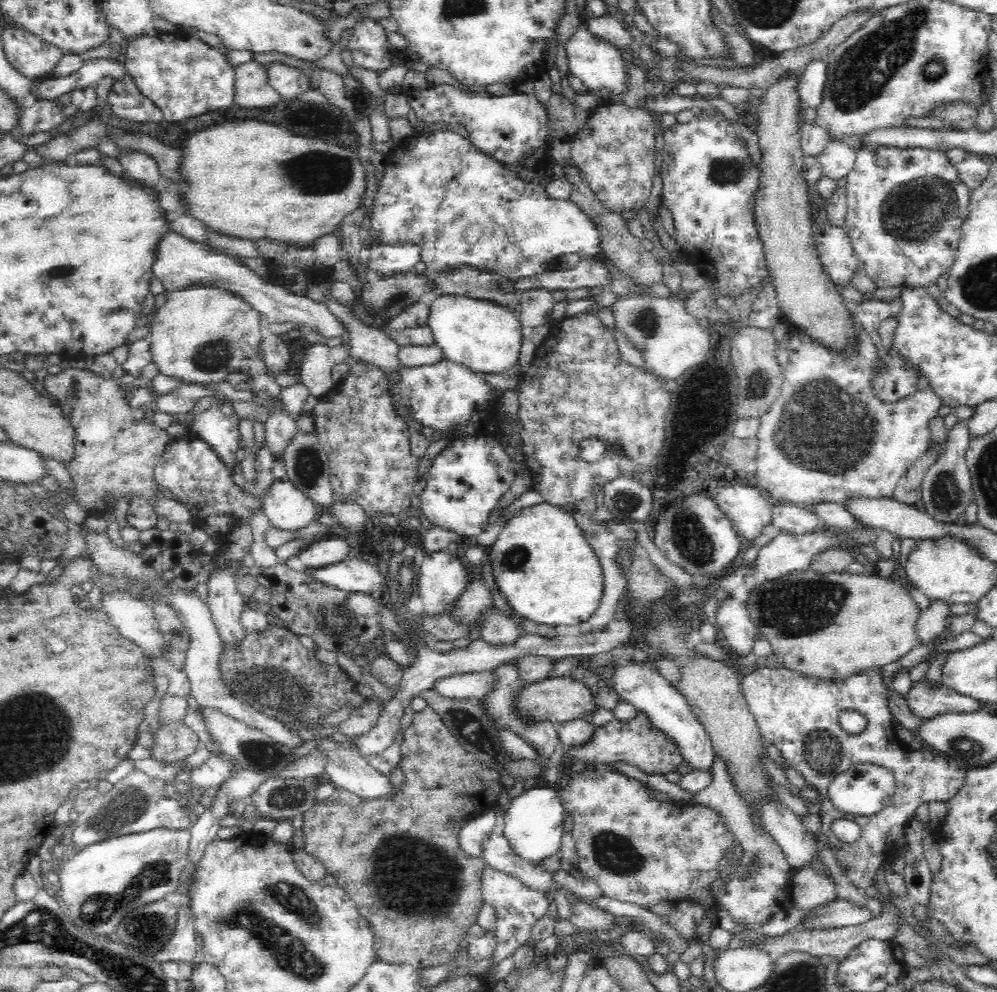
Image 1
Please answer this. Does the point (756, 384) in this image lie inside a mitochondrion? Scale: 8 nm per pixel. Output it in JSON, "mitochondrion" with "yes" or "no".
{"mitochondrion":"yes"}

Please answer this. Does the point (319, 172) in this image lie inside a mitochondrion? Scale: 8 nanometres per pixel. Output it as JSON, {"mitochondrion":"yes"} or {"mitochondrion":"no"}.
{"mitochondrion":"yes"}

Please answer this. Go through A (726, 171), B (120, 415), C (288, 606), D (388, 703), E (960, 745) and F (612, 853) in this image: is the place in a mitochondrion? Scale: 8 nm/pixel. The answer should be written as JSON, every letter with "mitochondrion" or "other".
{"A":"mitochondrion","B":"other","C":"other","D":"other","E":"mitochondrion","F":"mitochondrion"}

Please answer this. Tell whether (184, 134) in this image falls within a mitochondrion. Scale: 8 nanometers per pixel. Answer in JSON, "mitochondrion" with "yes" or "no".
{"mitochondrion":"no"}

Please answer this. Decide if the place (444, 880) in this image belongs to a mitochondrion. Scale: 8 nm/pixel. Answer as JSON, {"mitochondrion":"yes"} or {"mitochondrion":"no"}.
{"mitochondrion":"yes"}

